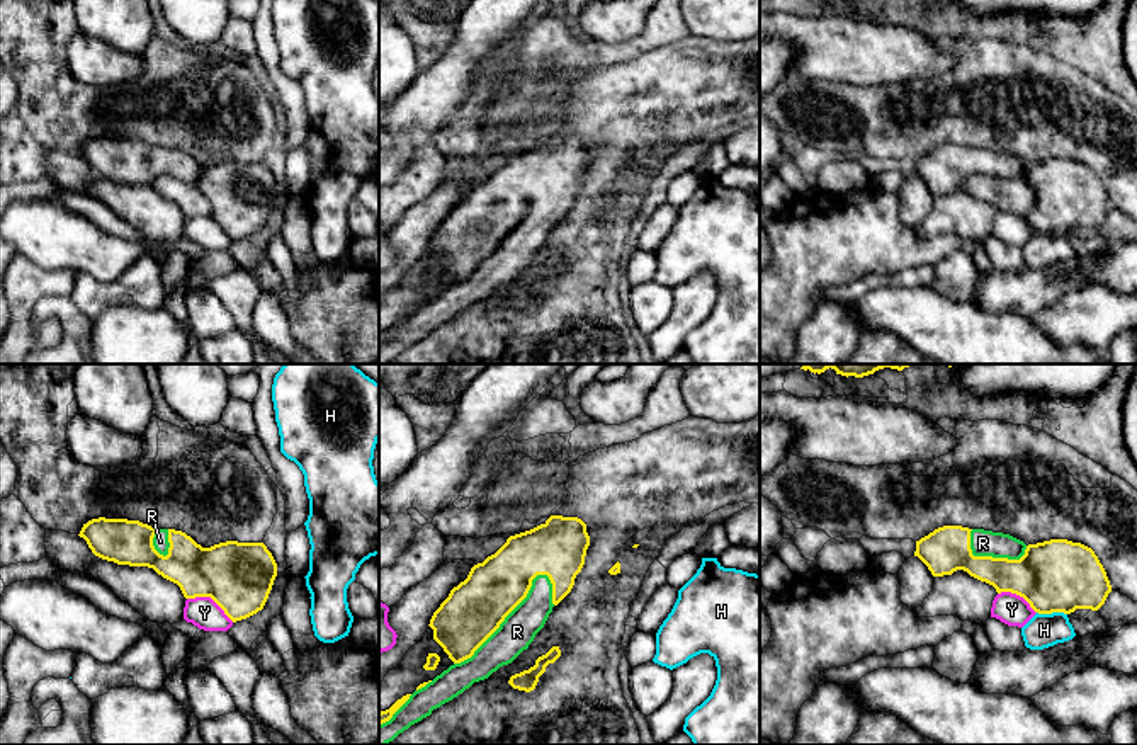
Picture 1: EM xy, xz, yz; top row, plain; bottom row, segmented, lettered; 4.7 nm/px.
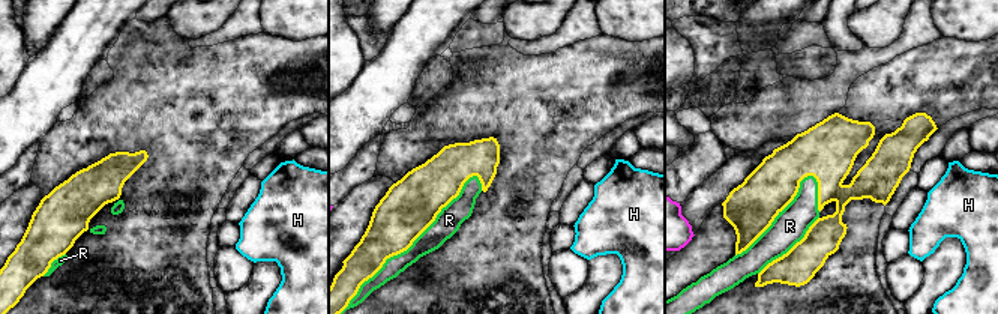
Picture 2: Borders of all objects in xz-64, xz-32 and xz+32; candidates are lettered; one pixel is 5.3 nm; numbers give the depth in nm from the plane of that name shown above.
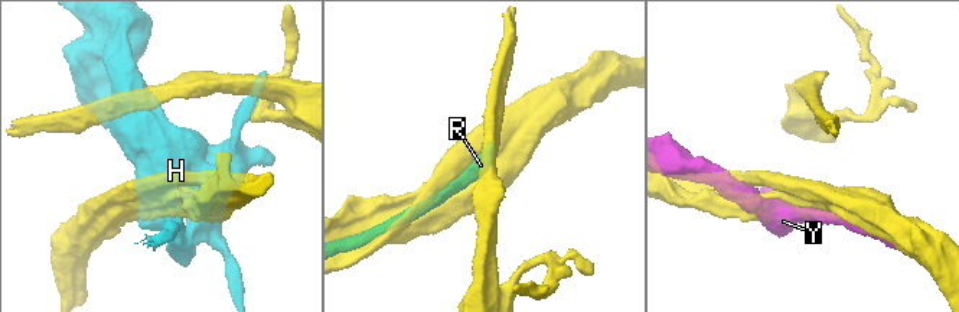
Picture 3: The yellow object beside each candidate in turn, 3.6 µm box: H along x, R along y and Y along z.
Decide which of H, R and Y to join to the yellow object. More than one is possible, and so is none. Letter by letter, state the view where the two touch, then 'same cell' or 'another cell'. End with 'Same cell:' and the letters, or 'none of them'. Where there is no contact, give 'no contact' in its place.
H: contact in yz; another cell
R: contact in xz; another cell
Y: contact in xy; another cell
Same cell: none of them

